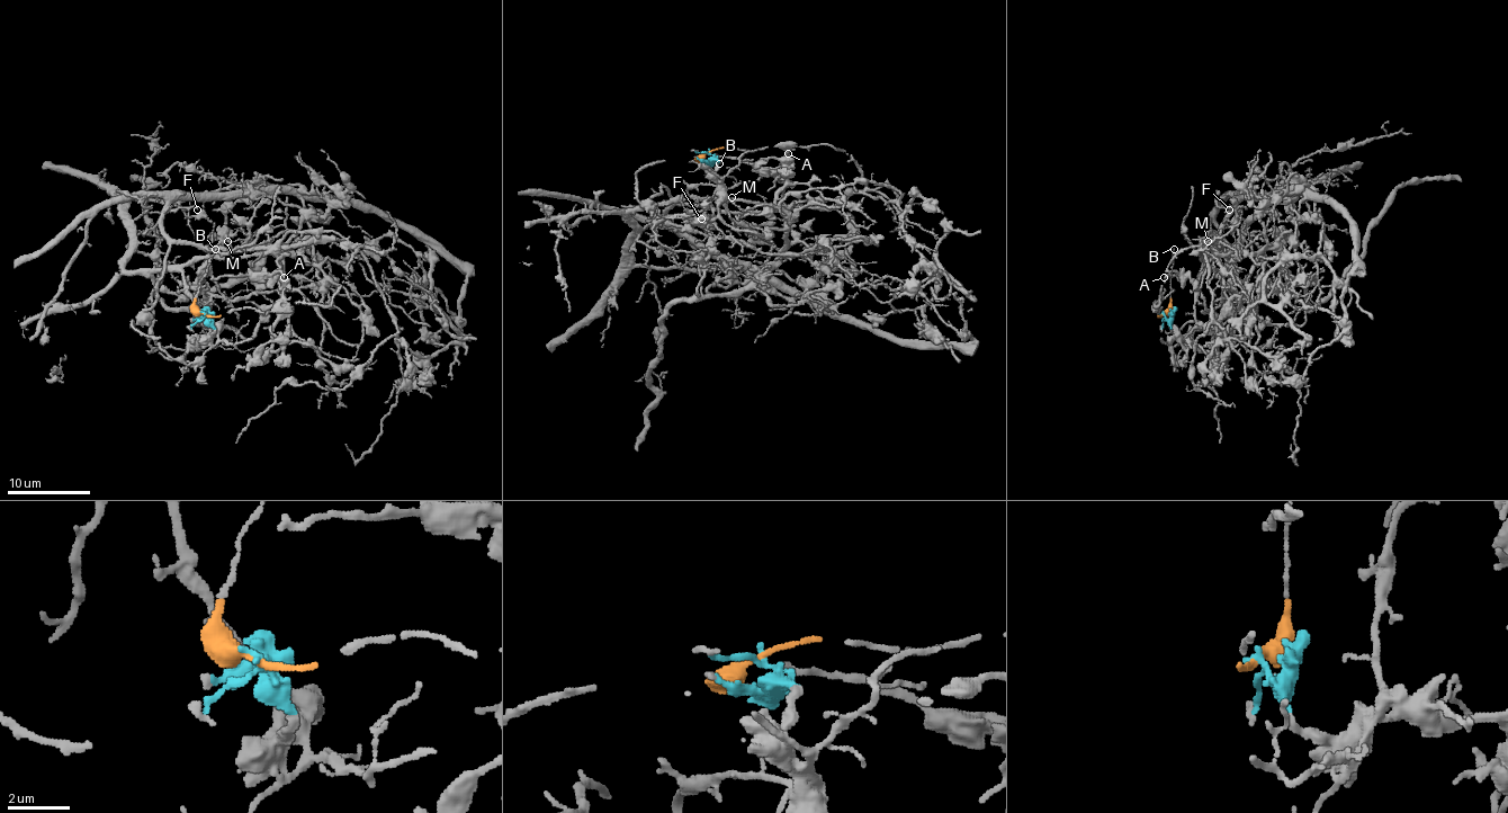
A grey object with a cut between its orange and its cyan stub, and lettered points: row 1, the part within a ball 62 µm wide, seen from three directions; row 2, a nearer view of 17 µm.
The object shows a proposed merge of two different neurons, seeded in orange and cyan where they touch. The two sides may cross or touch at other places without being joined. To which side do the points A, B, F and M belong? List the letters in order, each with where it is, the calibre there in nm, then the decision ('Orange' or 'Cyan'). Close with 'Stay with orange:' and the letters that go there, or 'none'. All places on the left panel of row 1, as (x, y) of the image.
A: Place: (284, 277). Thickness 190 nm. Cyan
B: Place: (215, 249). Thickness 130 nm. Orange
F: Place: (197, 210). Thickness 150 nm. Cyan
M: Place: (227, 241). Thickness 140 nm. Cyan
Stay with orange: B

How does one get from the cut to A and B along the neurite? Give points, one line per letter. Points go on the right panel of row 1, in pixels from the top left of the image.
A: (1164, 313), (1174, 332), (1184, 334), (1194, 323), (1201, 274), (1215, 256), (1199, 286), (1172, 271), (1164, 278)
B: (1164, 313), (1169, 307), (1174, 249)

